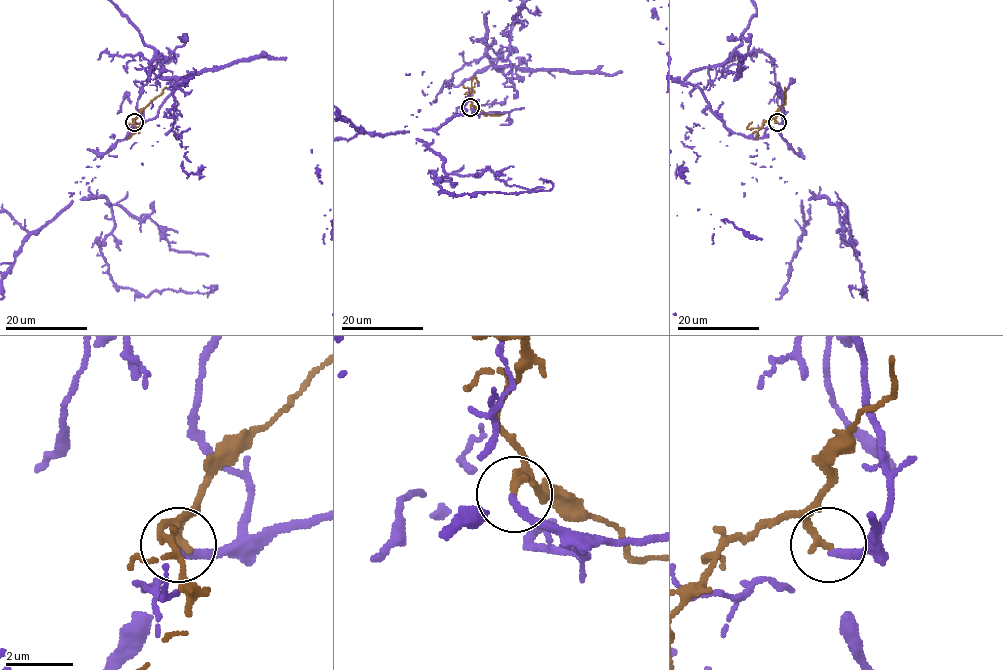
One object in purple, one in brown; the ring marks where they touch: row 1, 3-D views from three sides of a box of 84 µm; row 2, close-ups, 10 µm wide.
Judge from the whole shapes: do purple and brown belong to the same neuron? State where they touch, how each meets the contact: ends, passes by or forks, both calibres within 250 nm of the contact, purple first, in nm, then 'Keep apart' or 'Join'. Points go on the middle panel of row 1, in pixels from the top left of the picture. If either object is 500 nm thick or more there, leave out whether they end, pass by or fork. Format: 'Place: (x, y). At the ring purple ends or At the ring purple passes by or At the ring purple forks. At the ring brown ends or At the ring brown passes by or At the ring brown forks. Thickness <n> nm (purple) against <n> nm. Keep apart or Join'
Place: (470, 107). At the ring purple ends. At the ring brown ends. Thickness 240 nm (purple) against 220 nm. Keep apart

